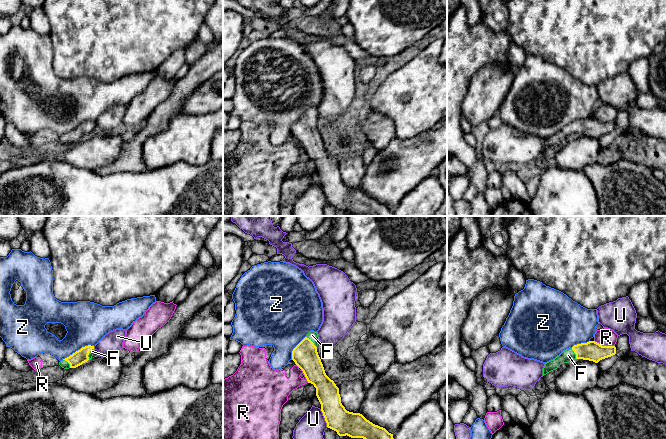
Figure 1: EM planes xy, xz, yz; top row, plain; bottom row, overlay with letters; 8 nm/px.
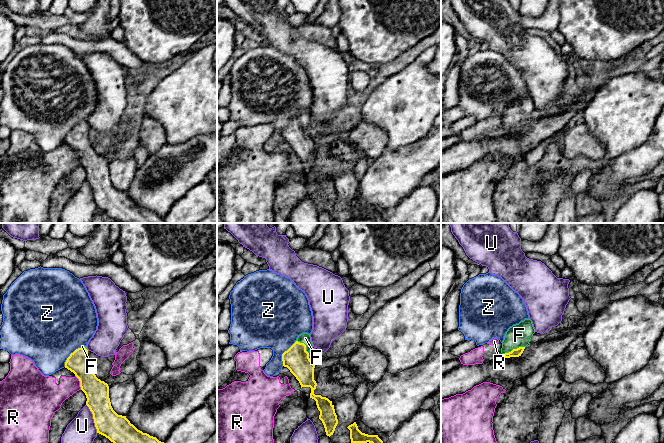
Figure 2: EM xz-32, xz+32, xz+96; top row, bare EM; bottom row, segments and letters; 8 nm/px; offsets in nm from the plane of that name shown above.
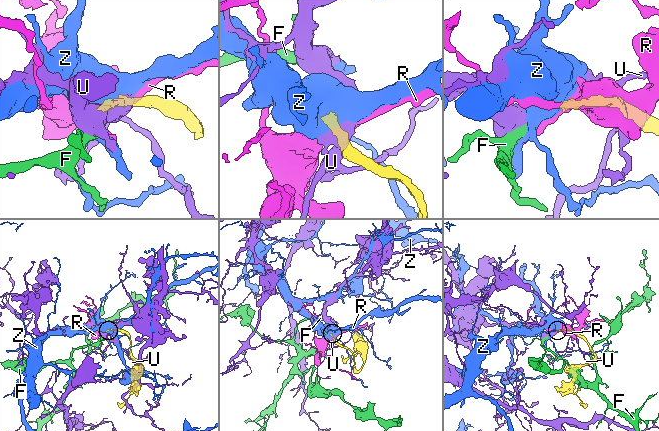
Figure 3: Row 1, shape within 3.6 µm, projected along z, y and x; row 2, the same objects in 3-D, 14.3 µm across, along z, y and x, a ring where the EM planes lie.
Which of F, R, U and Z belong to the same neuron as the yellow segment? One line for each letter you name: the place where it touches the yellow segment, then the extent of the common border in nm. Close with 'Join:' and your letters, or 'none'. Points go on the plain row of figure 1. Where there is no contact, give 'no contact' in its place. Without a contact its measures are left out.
F: contact xz (312, 118); length 130 nm
Join: F

